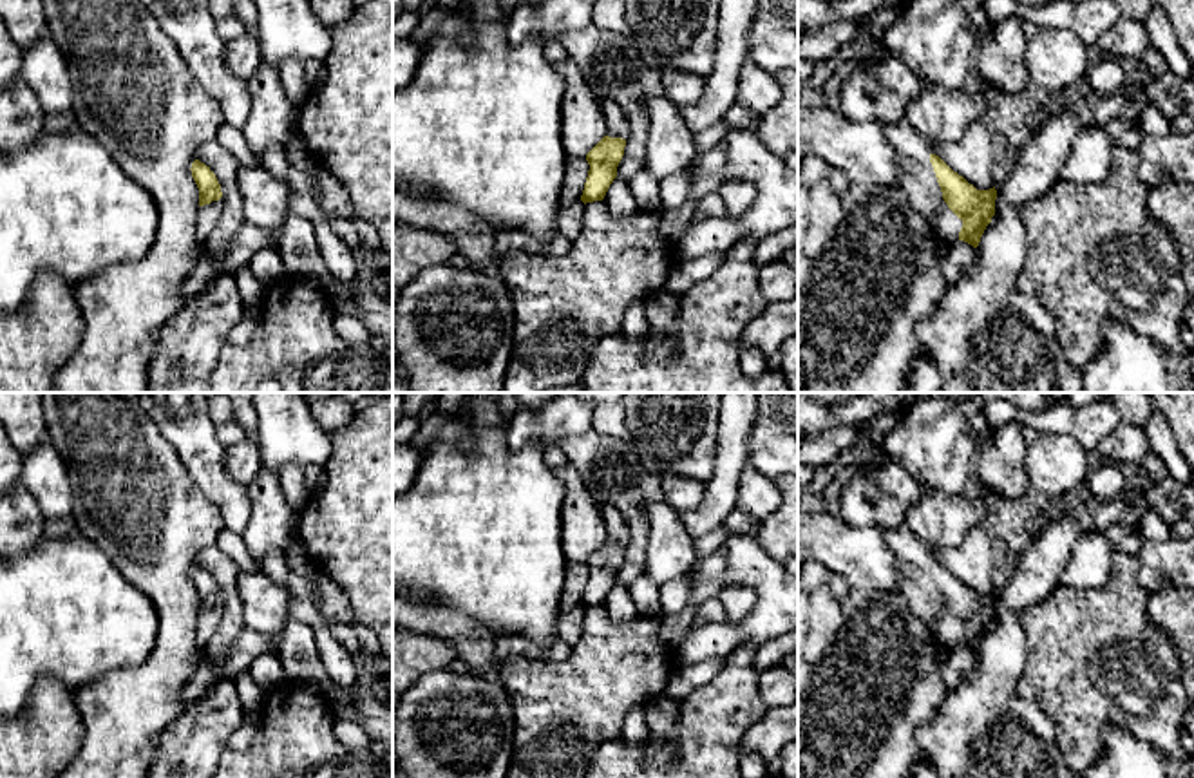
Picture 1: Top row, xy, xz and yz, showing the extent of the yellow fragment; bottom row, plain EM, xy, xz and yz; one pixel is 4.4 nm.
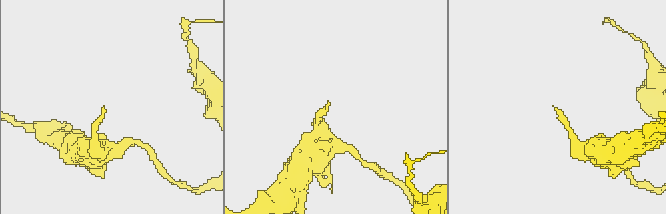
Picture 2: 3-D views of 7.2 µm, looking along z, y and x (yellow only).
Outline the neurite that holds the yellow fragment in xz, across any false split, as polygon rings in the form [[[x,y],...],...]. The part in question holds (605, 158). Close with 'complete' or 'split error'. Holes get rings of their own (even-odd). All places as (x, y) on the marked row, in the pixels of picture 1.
[[[601,101],[606,118],[606,136],[586,154],[590,165],[581,201],[602,201],[617,177],[617,166],[624,156],[628,119],[624,110],[610,101]]]; split error

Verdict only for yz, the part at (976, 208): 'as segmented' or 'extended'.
extended

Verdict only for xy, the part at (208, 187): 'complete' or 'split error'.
split error

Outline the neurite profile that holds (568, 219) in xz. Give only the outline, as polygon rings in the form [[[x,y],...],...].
[[[579,199],[568,208],[561,208],[555,219],[555,233],[573,241],[581,232],[586,204]]]

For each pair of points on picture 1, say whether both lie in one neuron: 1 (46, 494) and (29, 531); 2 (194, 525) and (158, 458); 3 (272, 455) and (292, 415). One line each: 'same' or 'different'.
1: different
2: same
3: same

